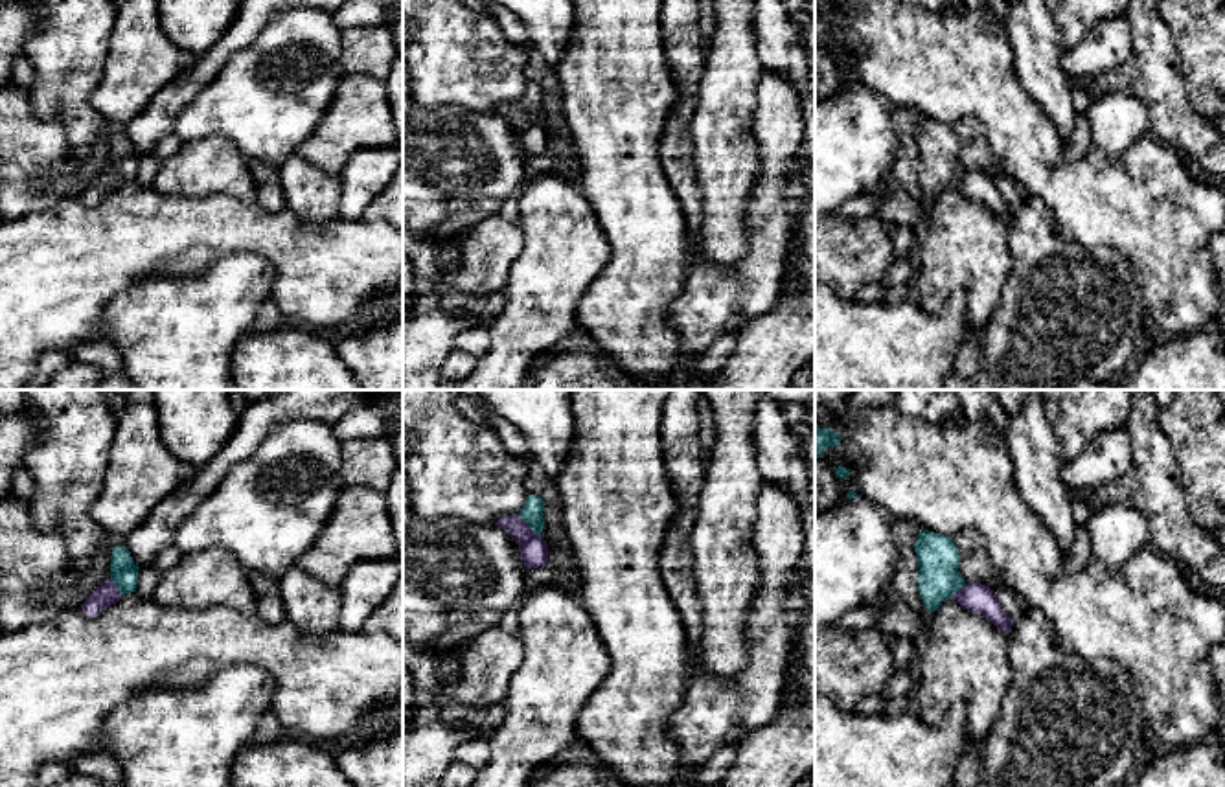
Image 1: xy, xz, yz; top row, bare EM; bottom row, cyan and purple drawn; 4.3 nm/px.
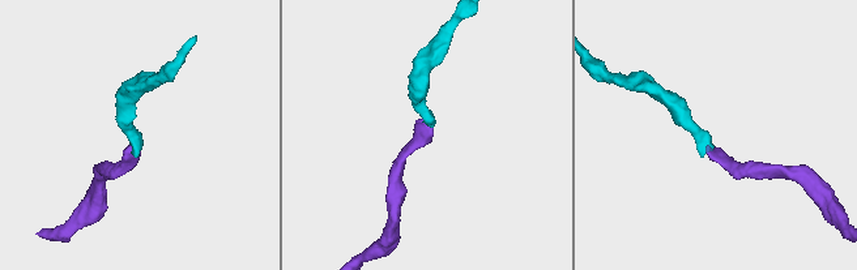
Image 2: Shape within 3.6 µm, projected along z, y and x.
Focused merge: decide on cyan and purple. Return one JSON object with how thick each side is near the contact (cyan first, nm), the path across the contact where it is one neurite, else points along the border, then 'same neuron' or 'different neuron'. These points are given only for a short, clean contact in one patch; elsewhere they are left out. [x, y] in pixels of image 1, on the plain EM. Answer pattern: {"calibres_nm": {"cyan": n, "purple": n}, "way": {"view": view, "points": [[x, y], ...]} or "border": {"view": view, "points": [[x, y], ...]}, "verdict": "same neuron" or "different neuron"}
{"calibres_nm": {"cyan": 100, "purple": 130}, "way": {"view": "xz", "points": [[532, 100], [528, 113], [528, 127], [534, 138]]}, "verdict": "same neuron"}

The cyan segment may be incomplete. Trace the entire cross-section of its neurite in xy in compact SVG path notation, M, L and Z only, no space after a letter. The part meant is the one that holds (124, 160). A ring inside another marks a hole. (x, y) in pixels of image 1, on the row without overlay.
M114 134L110 143L110 167L101 171L81 193L88 206L96 206L109 193L118 191L125 182L136 180L140 154L134 153L125 134Z

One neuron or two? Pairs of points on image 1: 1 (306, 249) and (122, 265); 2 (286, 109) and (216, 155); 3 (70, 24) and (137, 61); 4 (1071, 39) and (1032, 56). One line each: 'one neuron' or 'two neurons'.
1: one neuron
2: two neurons
3: two neurons
4: two neurons

